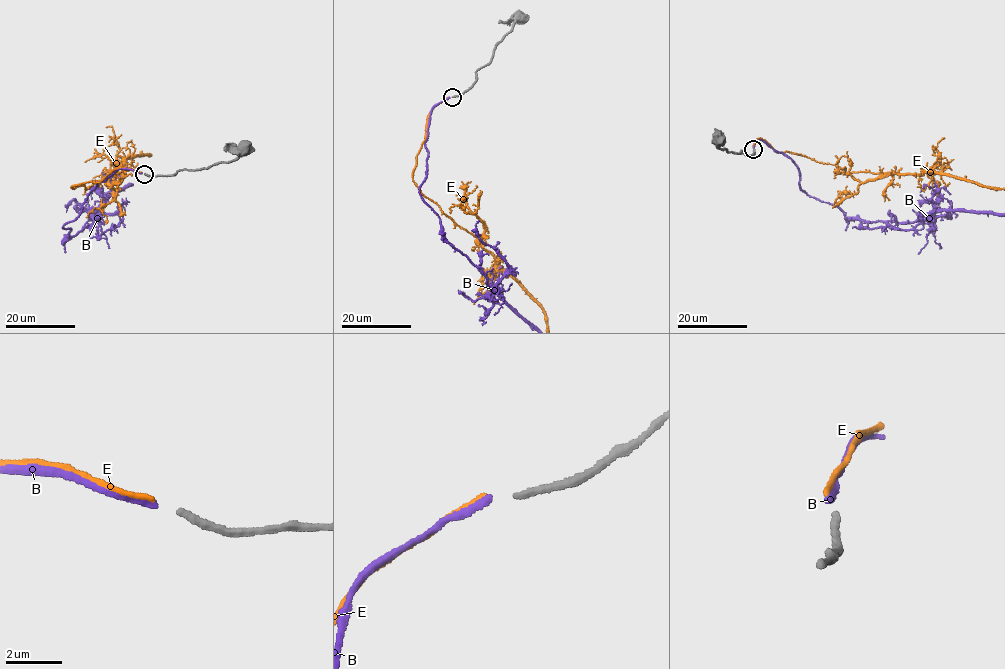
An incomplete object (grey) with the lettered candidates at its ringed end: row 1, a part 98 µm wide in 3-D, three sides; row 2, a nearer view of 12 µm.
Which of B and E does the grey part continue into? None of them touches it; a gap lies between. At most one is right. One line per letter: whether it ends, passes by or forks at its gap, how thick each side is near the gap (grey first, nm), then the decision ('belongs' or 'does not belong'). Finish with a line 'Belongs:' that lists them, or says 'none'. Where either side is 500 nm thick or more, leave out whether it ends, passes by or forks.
B: it ends; calibres 260 and 240 nm; belongs
E: it ends; calibres 260 and 160 nm; does not belong
Belongs: B

